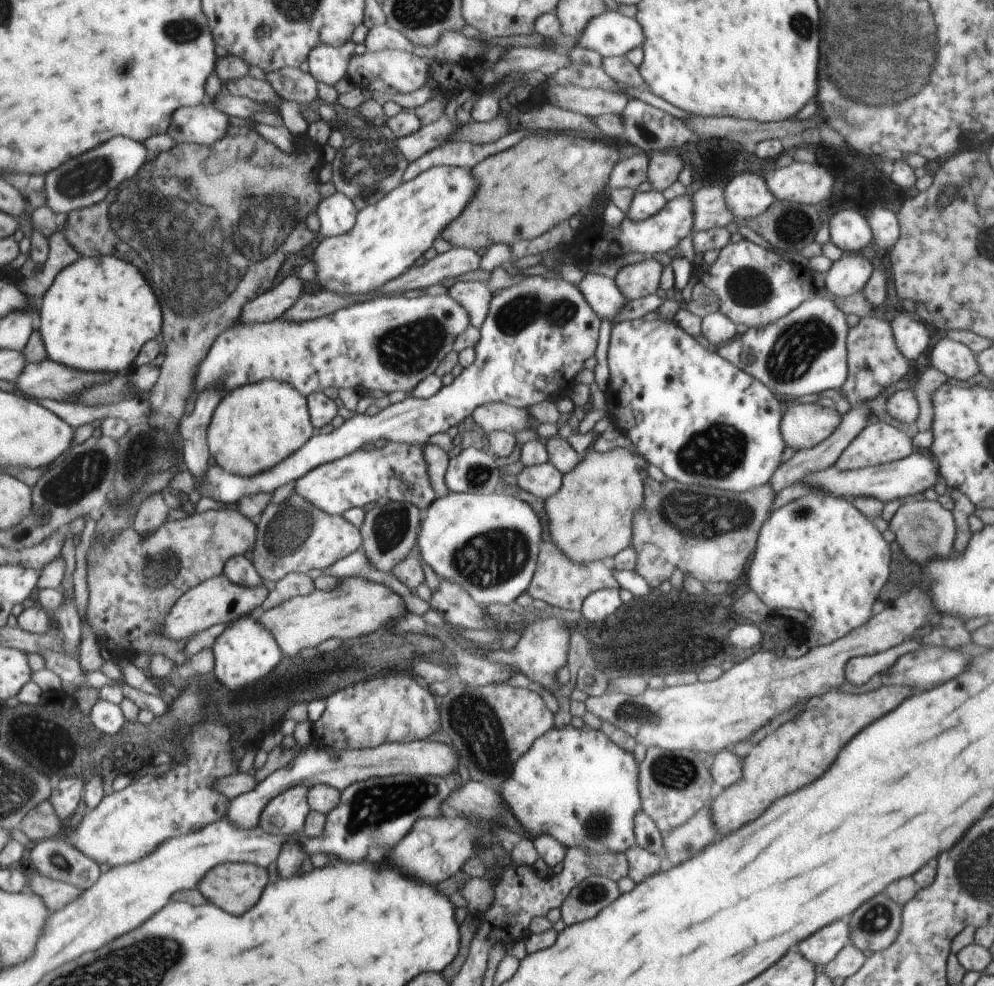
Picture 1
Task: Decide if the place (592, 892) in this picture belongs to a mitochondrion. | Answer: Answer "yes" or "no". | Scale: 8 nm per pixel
yes

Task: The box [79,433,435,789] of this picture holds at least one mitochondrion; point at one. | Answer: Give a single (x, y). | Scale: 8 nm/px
(290, 529)

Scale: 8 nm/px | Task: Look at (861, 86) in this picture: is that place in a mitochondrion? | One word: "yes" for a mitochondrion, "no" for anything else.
yes

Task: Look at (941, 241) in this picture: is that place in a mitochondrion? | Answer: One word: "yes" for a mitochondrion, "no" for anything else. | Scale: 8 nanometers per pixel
no

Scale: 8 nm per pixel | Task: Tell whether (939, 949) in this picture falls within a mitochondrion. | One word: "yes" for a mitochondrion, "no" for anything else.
no

